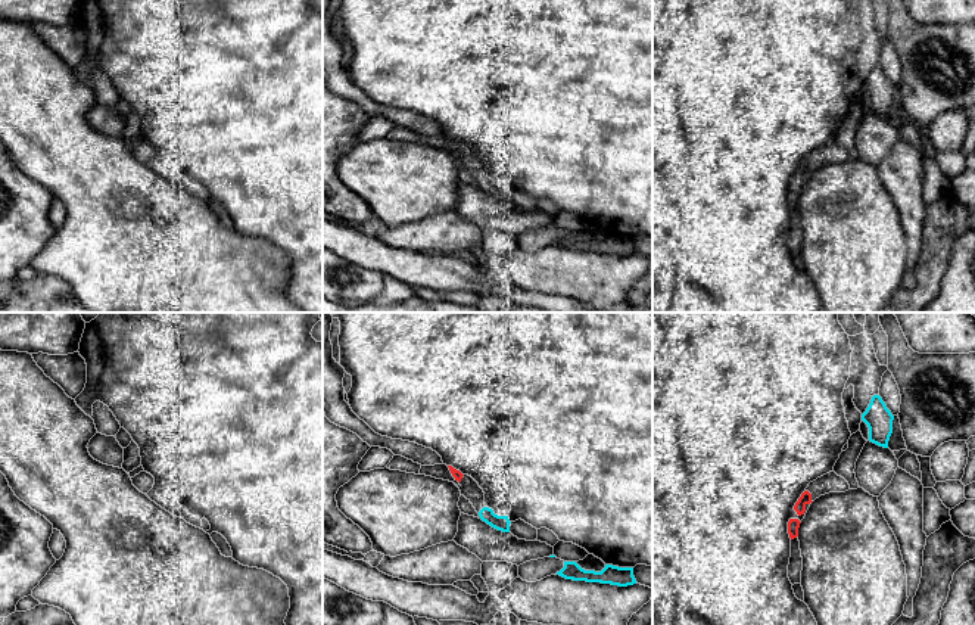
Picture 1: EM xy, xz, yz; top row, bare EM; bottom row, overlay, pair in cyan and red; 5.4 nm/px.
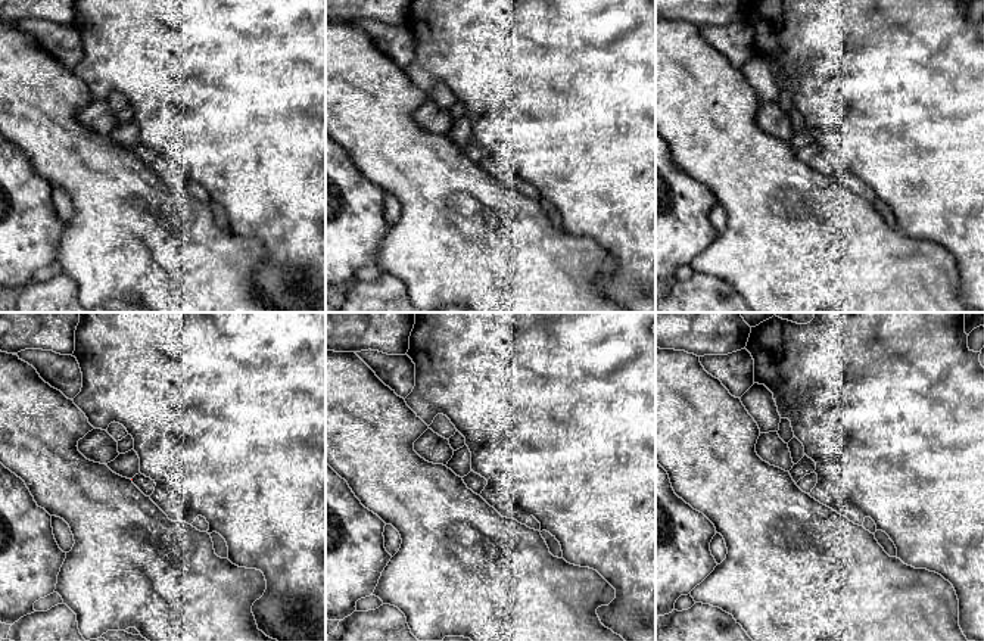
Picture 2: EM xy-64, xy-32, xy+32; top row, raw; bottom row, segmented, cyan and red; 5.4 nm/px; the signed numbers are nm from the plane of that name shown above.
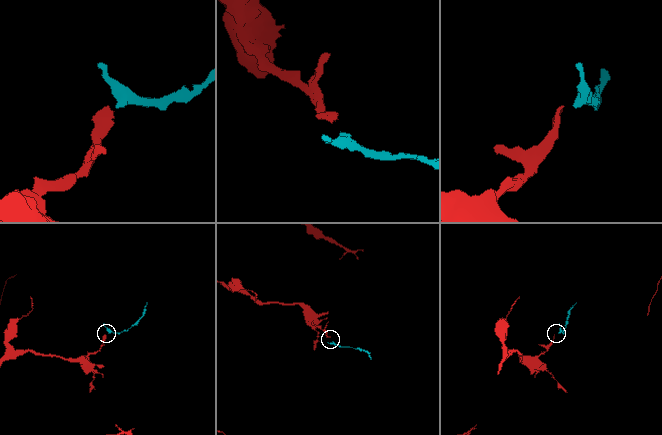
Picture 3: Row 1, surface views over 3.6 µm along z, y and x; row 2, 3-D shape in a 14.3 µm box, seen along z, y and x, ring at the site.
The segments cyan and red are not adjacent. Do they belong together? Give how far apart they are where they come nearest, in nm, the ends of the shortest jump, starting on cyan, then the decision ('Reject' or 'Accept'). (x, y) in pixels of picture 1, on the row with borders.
Distance 190 nm. Across: xz (483, 507), (460, 481). Accept

